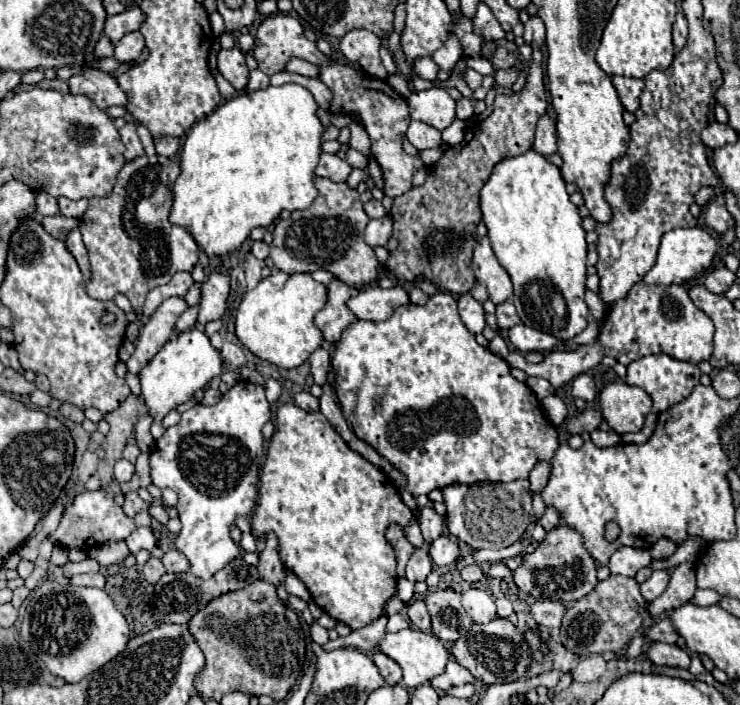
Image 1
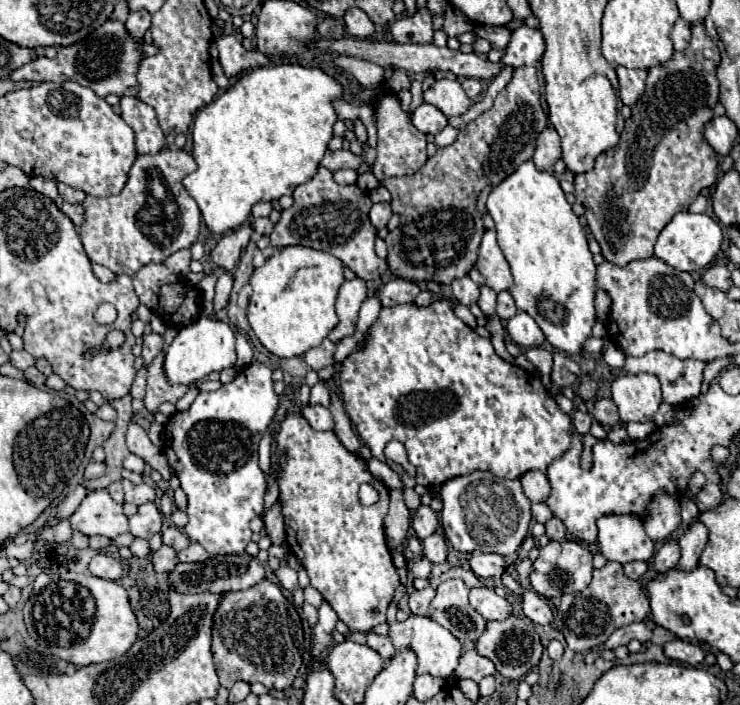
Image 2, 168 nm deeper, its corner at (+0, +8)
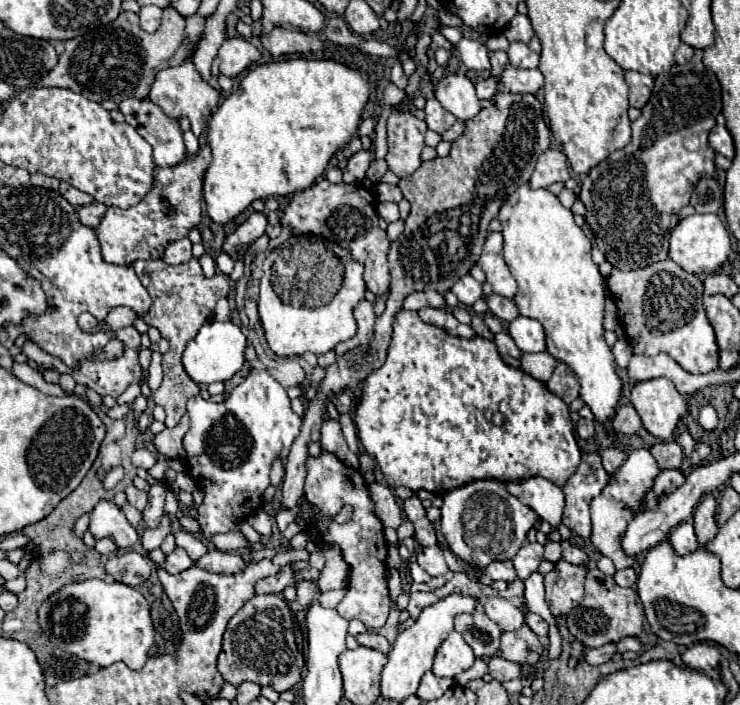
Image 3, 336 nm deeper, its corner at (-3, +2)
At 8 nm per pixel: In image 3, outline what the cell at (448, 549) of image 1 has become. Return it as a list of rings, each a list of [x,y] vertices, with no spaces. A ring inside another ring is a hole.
[[[433,545],[433,547],[421,547],[417,551],[417,563],[431,575],[431,577],[439,577],[439,575],[447,575],[449,567],[445,563],[443,551]]]

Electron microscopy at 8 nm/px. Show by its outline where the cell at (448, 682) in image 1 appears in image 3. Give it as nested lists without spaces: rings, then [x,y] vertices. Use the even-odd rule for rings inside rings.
[[[491,657],[489,661],[489,675],[497,681],[509,681],[509,679],[517,679],[523,673],[523,667],[519,667],[519,663],[511,663],[503,657]]]

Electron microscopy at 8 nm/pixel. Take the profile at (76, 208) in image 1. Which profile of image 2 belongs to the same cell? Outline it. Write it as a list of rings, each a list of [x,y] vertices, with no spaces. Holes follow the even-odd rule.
[[[58,183],[58,191],[60,191],[60,197],[62,197],[64,201],[68,201],[68,203],[82,203],[84,197],[86,197],[84,191],[72,189],[72,187],[64,185],[64,183]]]

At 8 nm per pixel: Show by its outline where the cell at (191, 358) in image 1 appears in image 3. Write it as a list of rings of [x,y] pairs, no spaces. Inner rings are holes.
[[[211,321],[205,323],[199,333],[189,341],[185,353],[183,353],[183,365],[189,377],[195,383],[213,383],[213,381],[229,381],[237,371],[241,371],[245,363],[245,347],[247,347],[247,337],[241,331],[239,325],[231,321]]]

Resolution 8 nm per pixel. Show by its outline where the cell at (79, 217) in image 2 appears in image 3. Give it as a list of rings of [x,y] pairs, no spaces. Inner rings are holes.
[[[91,203],[91,205],[83,205],[83,207],[77,209],[81,223],[87,225],[87,227],[93,227],[93,229],[101,223],[105,213],[107,213],[107,207],[103,203]]]

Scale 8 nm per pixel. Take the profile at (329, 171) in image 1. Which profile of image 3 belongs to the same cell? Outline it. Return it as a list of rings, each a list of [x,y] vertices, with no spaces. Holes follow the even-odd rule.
[[[361,149],[359,153],[355,153],[343,171],[343,183],[361,183],[365,179],[369,163],[371,163],[371,151]]]

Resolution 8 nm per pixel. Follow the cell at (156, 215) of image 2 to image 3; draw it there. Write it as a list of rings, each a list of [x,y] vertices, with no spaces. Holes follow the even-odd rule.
[[[203,145],[199,155],[193,159],[167,169],[157,167],[155,185],[139,205],[129,209],[109,207],[101,225],[95,229],[101,241],[103,259],[115,265],[131,265],[137,259],[159,259],[167,243],[187,237],[187,231],[197,227],[201,221],[201,179],[209,163],[211,149],[209,145]]]

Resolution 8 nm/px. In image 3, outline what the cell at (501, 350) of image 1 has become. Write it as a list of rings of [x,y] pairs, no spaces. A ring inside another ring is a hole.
[[[425,307],[419,311],[419,317],[425,321],[425,323],[431,323],[435,327],[441,327],[445,329],[449,335],[453,337],[465,337],[465,339],[473,339],[476,336],[475,331],[469,327],[469,325],[463,325],[459,323],[449,311],[445,309],[433,309],[433,307]]]

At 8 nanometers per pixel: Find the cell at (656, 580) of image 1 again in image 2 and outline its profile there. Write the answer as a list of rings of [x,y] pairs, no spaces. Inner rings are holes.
[[[674,539],[664,541],[662,547],[654,555],[654,571],[656,573],[668,573],[668,569],[674,569],[676,567],[678,559],[680,559],[678,541],[674,541]]]

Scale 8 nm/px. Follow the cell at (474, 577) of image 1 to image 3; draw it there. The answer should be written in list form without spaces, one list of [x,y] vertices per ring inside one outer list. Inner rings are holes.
[[[495,561],[483,571],[483,575],[489,579],[501,579],[501,581],[513,581],[517,577],[513,561]]]

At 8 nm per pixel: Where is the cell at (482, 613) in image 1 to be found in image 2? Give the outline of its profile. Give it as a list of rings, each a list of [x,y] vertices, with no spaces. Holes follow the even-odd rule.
[[[474,587],[470,589],[470,605],[486,619],[506,619],[510,613],[512,613],[512,607],[510,603],[496,595],[494,589],[488,589],[488,587]]]

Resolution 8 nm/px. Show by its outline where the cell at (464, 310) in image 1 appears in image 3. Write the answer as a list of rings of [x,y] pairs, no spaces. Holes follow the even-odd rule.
[[[463,275],[463,279],[459,279],[459,281],[451,287],[451,291],[453,291],[453,293],[457,295],[457,299],[459,299],[463,305],[467,305],[467,307],[471,307],[477,299],[483,297],[481,283],[477,283],[471,275]]]

